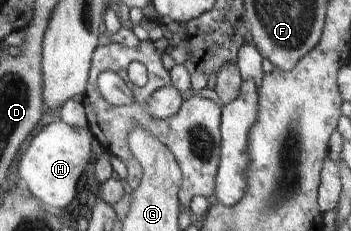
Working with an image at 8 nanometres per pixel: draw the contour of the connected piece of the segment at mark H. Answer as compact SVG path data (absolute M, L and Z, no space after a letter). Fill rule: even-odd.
M62 120L46 124L20 154L18 177L26 182L33 198L42 205L63 209L78 196L81 188L81 176L90 170L90 153L95 137L88 127L74 127Z

